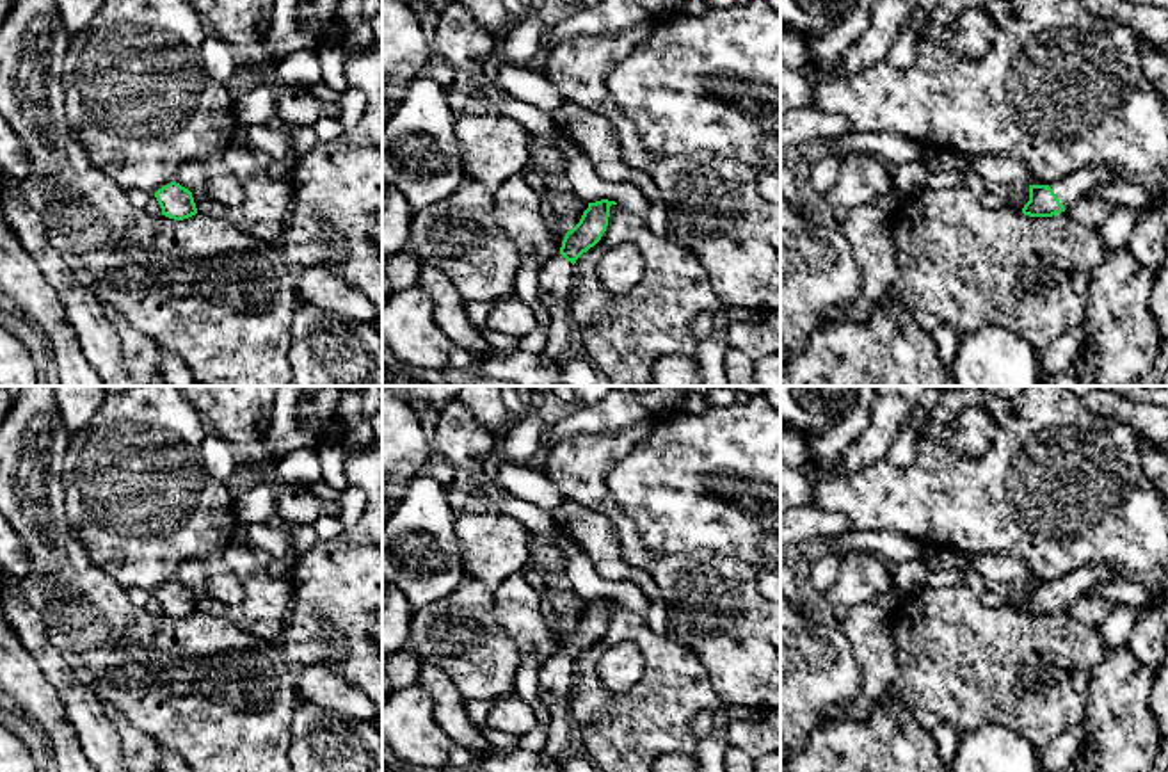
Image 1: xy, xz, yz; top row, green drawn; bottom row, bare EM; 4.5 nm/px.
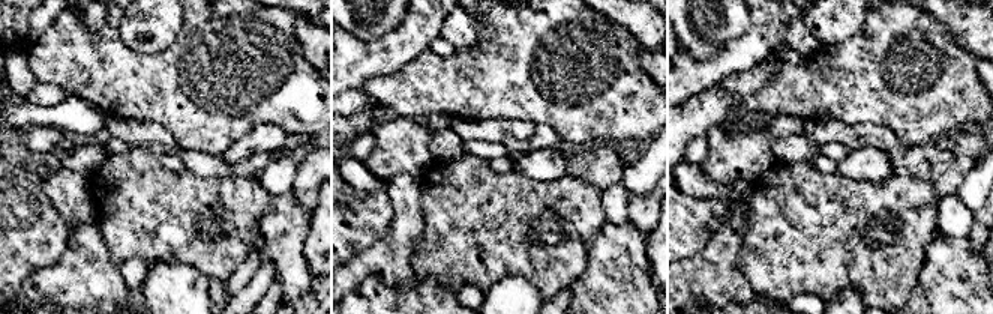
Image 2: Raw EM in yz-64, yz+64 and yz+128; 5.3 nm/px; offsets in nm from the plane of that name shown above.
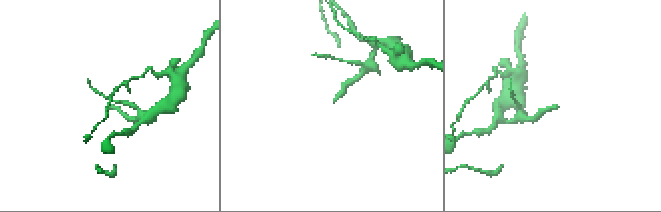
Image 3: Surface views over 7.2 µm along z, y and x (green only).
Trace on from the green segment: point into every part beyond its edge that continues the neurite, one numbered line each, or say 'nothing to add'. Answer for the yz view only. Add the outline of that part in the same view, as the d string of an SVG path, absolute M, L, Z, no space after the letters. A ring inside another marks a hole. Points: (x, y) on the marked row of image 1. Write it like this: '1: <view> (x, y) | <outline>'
1: yz (1067, 189) | M1093 164L1081 171L1076 171L1058 181L1049 183L1060 203L1067 205L1079 196L1090 194L1097 185L1106 183L1115 174L1113 169Z

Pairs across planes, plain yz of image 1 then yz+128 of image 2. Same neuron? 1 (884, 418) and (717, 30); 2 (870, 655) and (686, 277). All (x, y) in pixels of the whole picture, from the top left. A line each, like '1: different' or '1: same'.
1: different
2: same

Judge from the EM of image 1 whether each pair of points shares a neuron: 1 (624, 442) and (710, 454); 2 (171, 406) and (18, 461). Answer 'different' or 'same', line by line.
1: different
2: different

